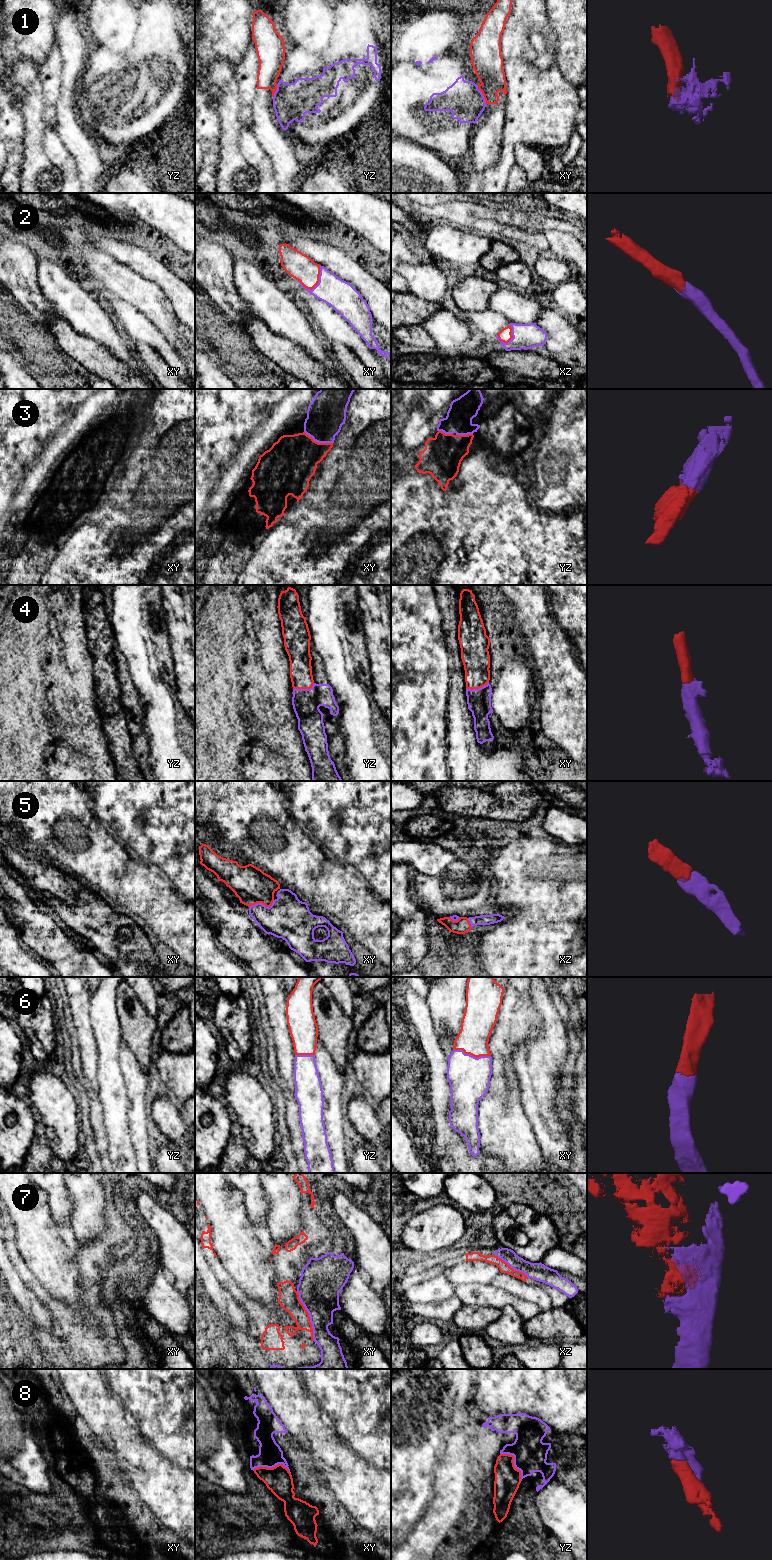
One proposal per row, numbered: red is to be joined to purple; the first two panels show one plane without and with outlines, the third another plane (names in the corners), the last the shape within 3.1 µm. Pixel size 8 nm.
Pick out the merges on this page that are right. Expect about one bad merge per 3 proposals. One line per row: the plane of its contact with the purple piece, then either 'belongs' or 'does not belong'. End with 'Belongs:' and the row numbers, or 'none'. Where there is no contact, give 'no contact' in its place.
1: meets purple in xy; does not belong
2: meets purple in xy; belongs
3: meets purple in xy; belongs
4: meets purple in xy; belongs
5: meets purple in xy; belongs
6: meets purple in xy; belongs
7: meets purple in xy; does not belong
8: meets purple in yz; belongs
Belongs: 2, 3, 4, 5, 6, 8

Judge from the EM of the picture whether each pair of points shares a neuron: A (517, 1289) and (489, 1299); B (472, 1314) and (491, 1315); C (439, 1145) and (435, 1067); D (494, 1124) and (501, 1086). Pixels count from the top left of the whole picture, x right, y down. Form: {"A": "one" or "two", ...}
{"A": "two", "B": "one", "C": "one", "D": "two"}

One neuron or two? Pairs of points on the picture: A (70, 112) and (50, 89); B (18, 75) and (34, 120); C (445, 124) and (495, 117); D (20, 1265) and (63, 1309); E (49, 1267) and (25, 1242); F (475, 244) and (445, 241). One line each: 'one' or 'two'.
A: two
B: one
C: two
D: one
E: one
F: one

